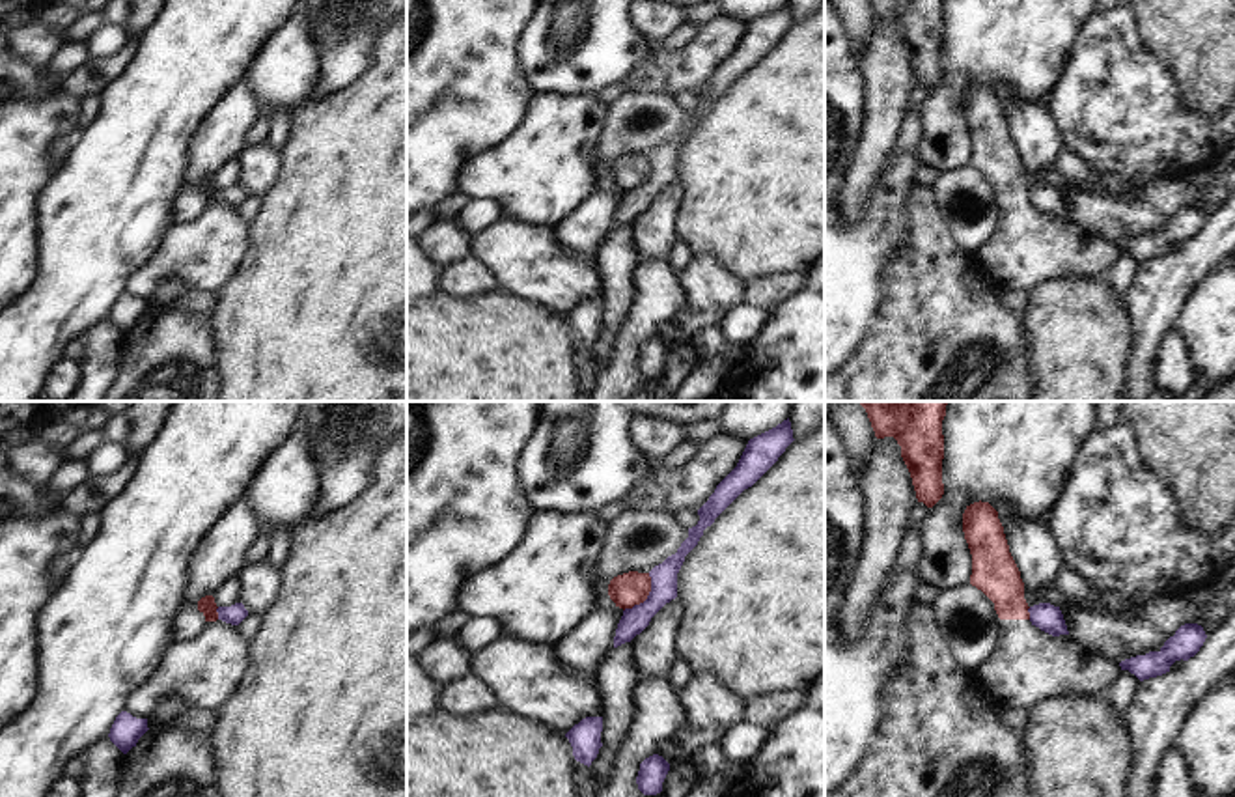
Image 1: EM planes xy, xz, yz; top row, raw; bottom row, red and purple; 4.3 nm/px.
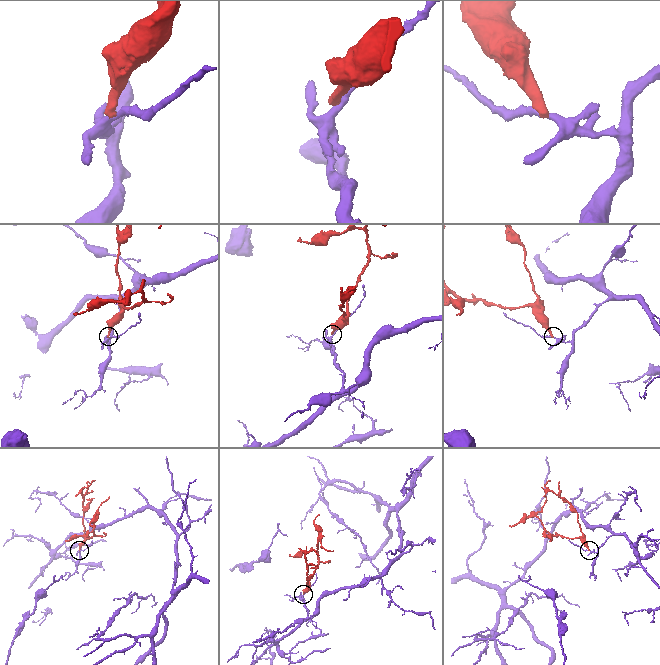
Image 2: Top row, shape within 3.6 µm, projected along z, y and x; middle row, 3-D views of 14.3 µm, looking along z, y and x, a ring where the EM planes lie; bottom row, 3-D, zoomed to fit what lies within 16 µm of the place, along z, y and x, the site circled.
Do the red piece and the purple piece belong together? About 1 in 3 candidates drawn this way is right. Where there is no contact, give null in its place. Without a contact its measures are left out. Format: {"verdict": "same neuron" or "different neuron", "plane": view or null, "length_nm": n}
{"verdict": "different neuron", "plane": "xz", "length_nm": 200}

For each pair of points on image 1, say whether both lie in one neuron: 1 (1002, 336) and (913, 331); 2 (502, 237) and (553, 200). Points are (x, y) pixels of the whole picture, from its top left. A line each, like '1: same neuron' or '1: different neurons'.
1: same neuron
2: different neurons

